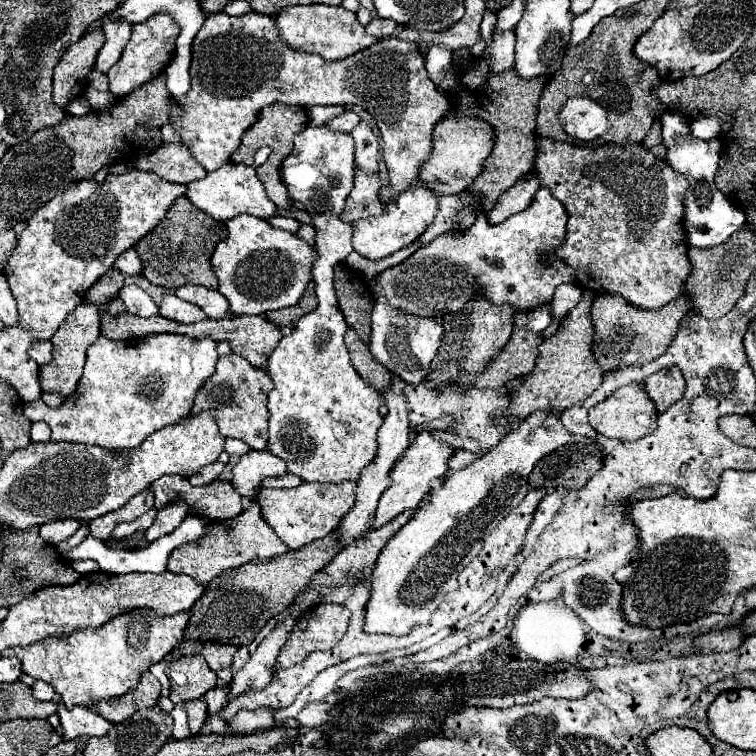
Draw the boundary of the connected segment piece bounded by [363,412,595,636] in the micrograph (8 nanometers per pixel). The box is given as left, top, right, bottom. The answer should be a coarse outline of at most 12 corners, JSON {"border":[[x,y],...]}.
{"border":[[535,412],[447,476],[365,576],[367,634],[427,624],[575,440]]}

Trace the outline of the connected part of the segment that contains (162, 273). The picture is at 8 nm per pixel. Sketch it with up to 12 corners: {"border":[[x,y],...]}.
{"border":[[185,196],[135,250],[141,276],[217,290],[225,224]]}

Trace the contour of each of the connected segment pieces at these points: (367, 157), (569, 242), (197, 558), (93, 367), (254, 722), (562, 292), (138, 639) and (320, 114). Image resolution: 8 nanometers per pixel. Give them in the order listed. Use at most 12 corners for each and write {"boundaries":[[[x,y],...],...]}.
{"boundaries":[[[367,122],[351,130],[355,164],[377,172],[379,144]],[[543,138],[583,290],[657,310],[691,274],[687,180],[641,144]],[[253,500],[173,550],[167,570],[205,586],[223,570],[285,554]],[[99,336],[59,408],[25,404],[65,440],[137,448],[181,422],[217,342]],[[273,708],[239,710],[227,724],[233,734],[281,726]],[[577,284],[555,288],[551,310],[563,320],[581,300],[582,289]],[[139,608],[3,656],[67,706],[133,690],[189,612]],[[313,106],[309,122],[323,126],[333,116],[343,114],[343,106]]]}

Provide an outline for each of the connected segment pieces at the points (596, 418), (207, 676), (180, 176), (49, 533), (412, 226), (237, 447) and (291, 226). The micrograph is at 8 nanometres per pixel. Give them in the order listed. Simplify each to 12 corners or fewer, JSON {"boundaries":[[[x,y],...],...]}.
{"boundaries":[[[637,384],[591,408],[605,438],[639,440],[657,428],[657,410]],[[201,656],[171,662],[173,704],[197,700],[217,684]],[[161,144],[135,166],[175,184],[207,174],[183,144]],[[57,520],[41,526],[45,542],[57,546],[67,540],[81,522]],[[417,186],[385,214],[357,220],[353,248],[381,260],[409,246],[437,214]],[[235,438],[225,440],[225,452],[241,456],[251,448]],[[273,216],[267,222],[275,228],[297,232],[299,222],[289,216]]]}

